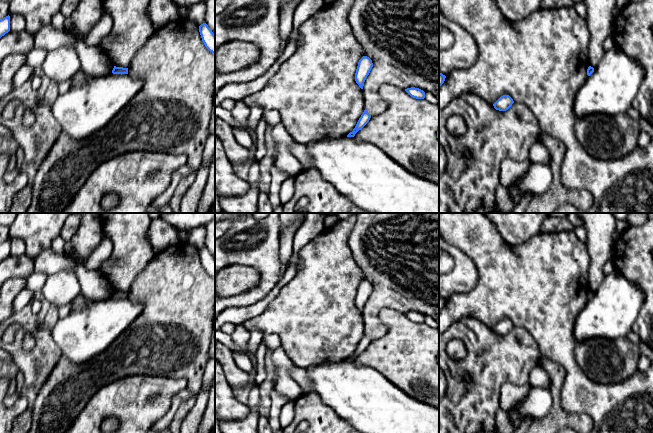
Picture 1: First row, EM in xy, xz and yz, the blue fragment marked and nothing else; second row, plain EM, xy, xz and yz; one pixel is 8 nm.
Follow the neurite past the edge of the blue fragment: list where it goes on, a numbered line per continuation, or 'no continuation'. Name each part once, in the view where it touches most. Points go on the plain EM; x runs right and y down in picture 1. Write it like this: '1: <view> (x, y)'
no continuation

